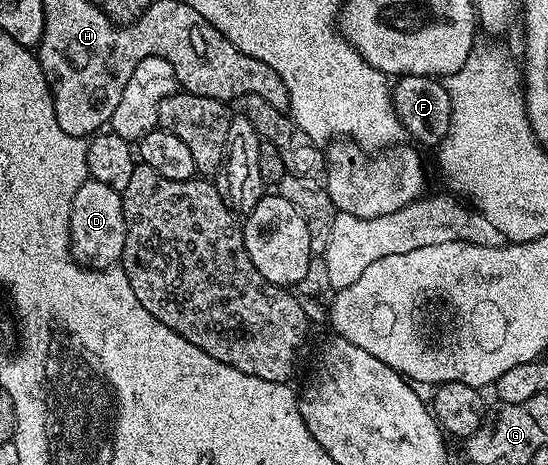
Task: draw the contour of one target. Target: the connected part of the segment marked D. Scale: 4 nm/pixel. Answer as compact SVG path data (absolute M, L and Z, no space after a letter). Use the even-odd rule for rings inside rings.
M89 180L77 188L69 212L69 236L71 237L71 255L76 262L91 270L104 270L120 261L125 248L125 216L123 215L122 193L109 184Z

